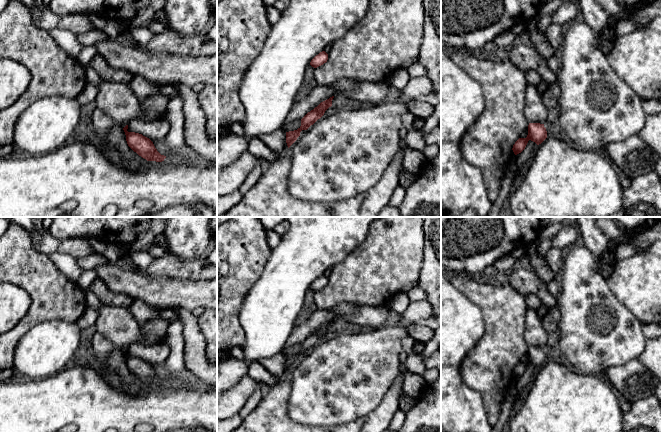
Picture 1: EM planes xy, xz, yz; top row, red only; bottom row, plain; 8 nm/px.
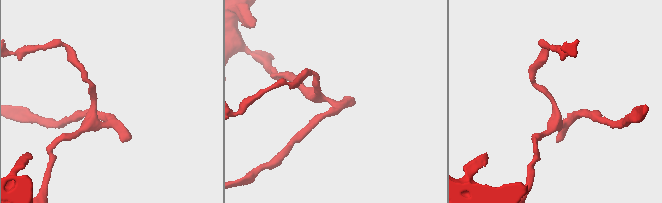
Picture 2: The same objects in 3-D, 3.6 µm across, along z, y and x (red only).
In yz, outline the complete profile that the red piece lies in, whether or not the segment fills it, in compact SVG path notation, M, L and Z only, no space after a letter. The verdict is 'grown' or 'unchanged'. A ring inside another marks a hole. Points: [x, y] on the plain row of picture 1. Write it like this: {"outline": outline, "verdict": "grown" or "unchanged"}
{"outline": "M529 347L528 359L526 362L519 362L513 369L513 376L515 379L521 377L529 364L535 366L537 369L541 368L547 362L547 355L544 348Z", "verdict": "unchanged"}

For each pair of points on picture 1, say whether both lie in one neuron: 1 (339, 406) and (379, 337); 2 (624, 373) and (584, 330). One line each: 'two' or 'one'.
1: one
2: two

